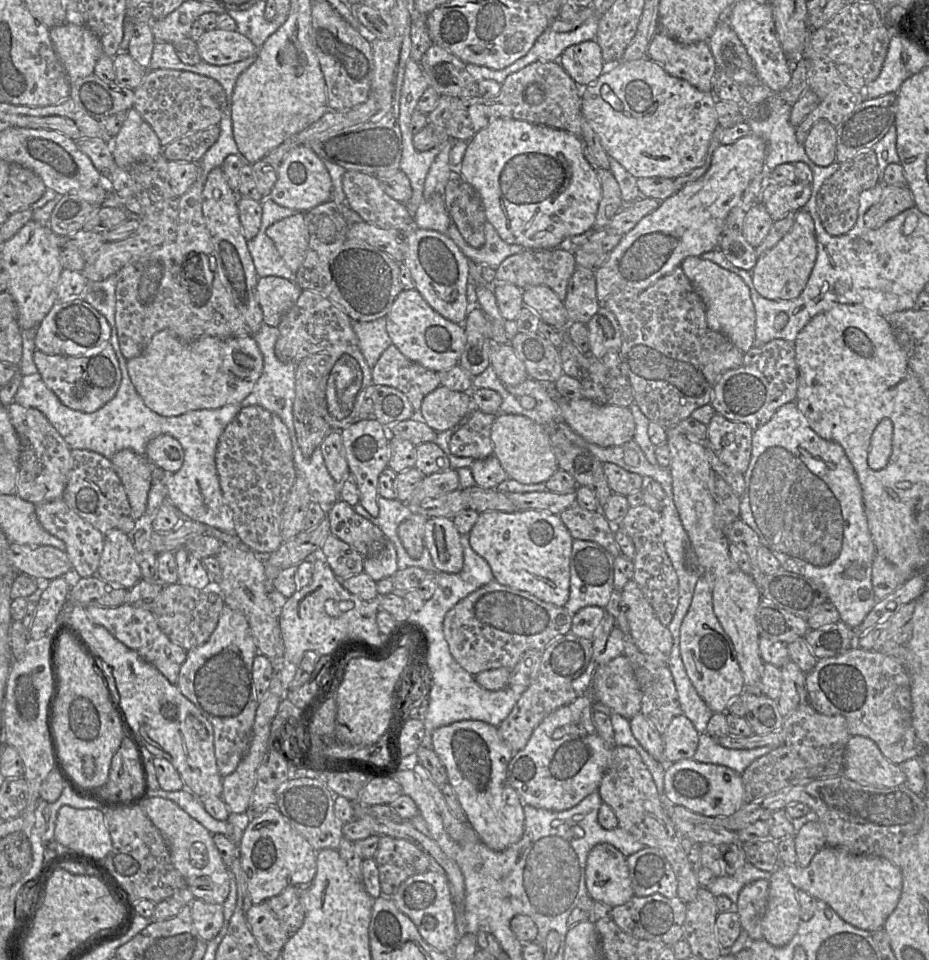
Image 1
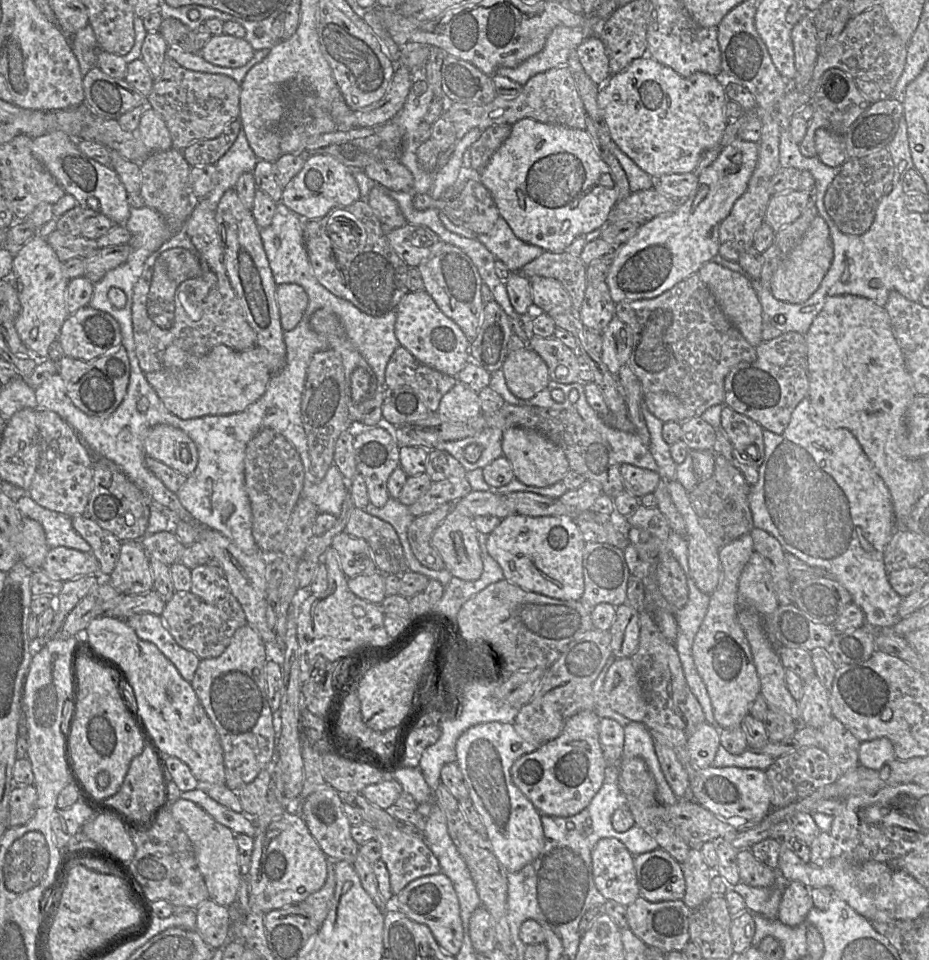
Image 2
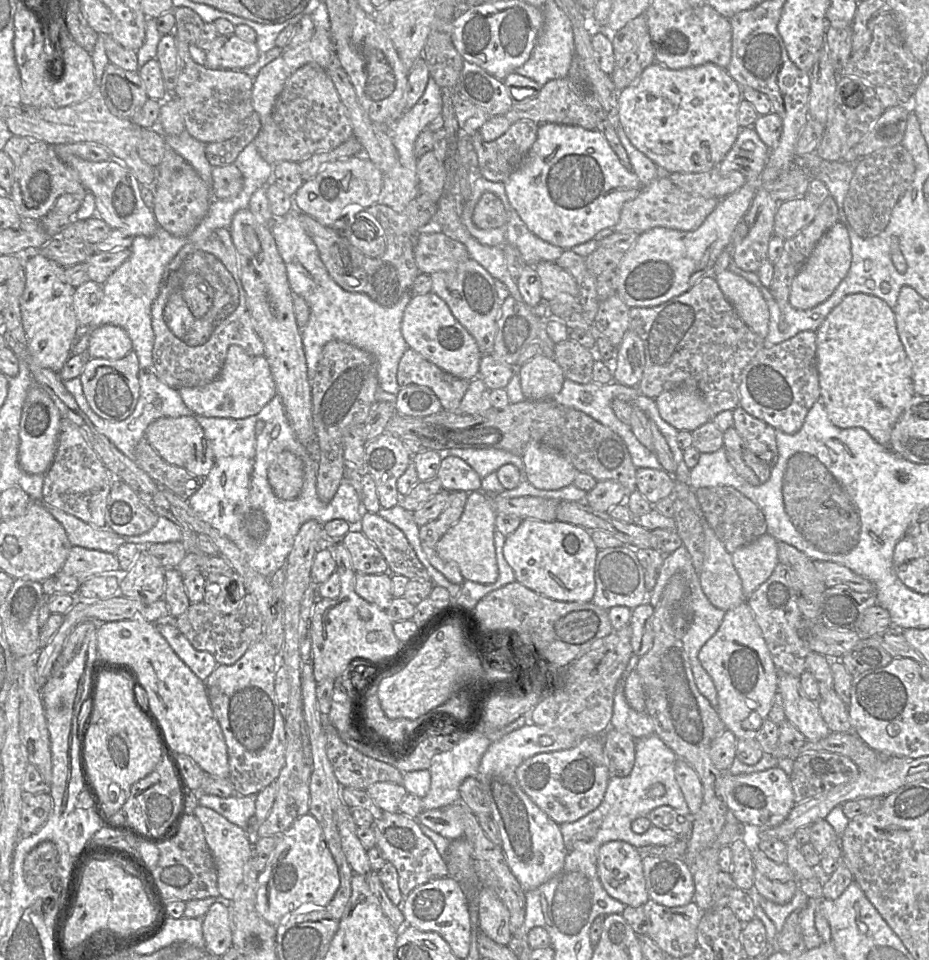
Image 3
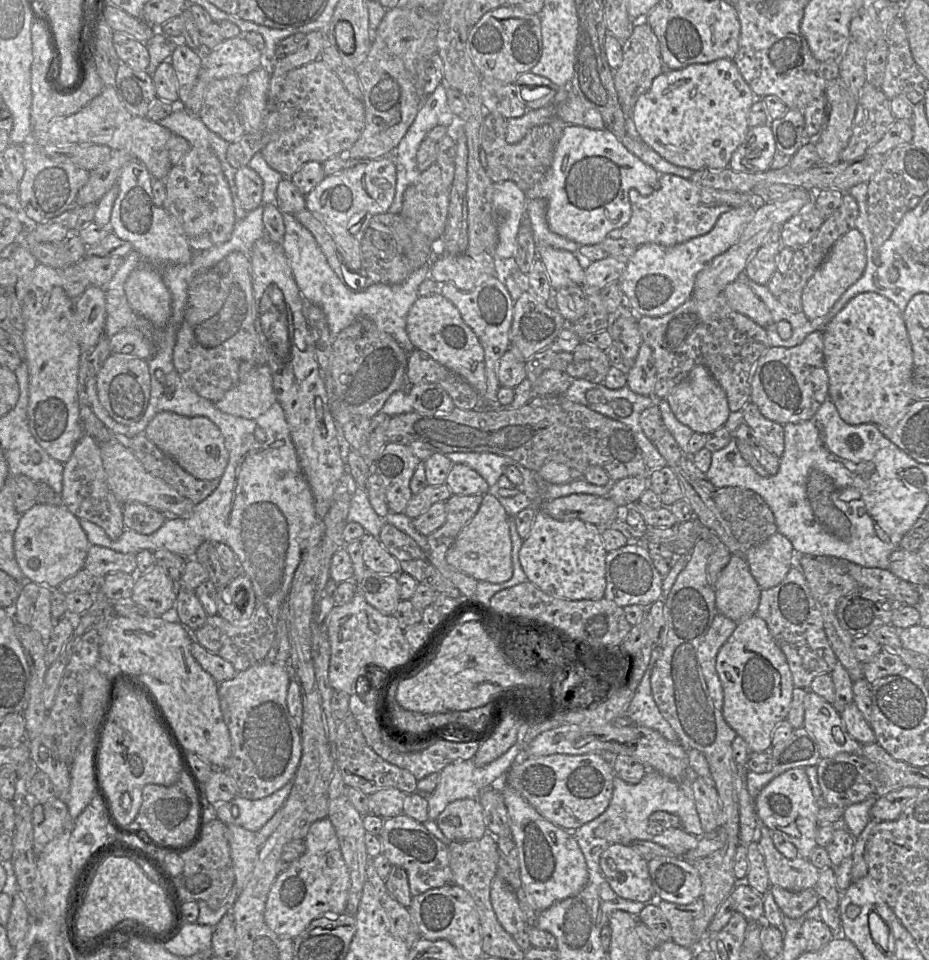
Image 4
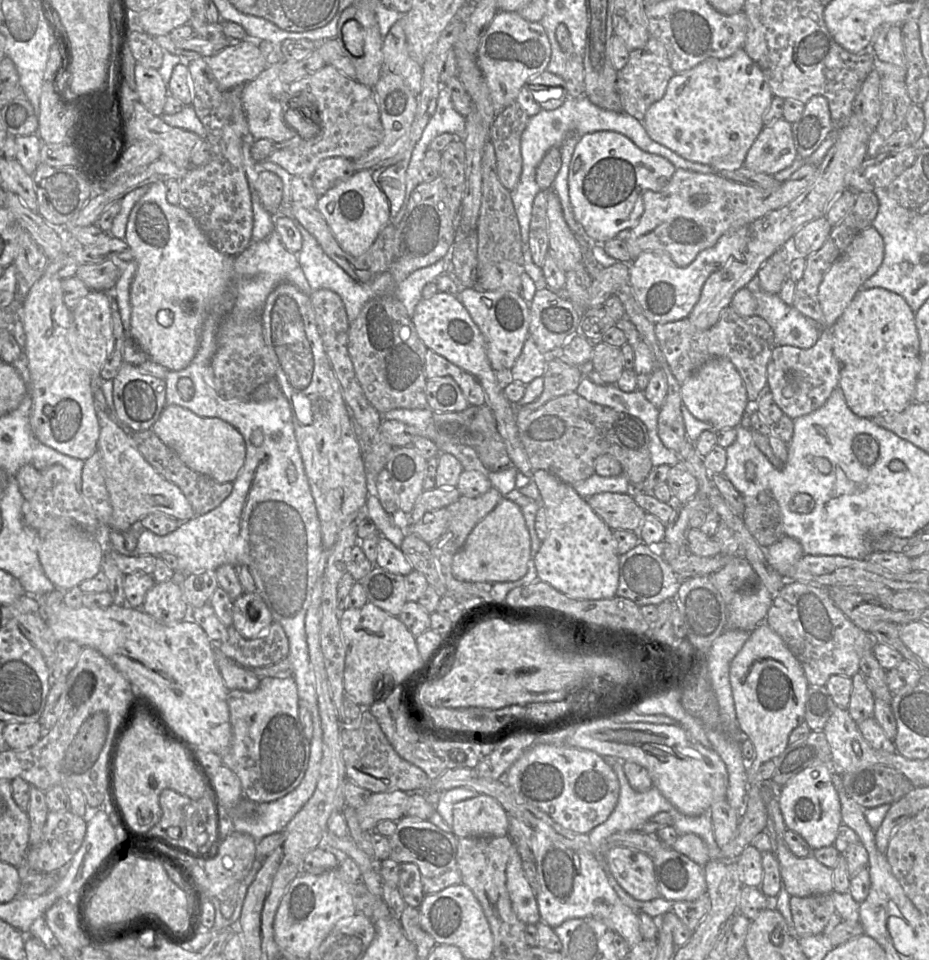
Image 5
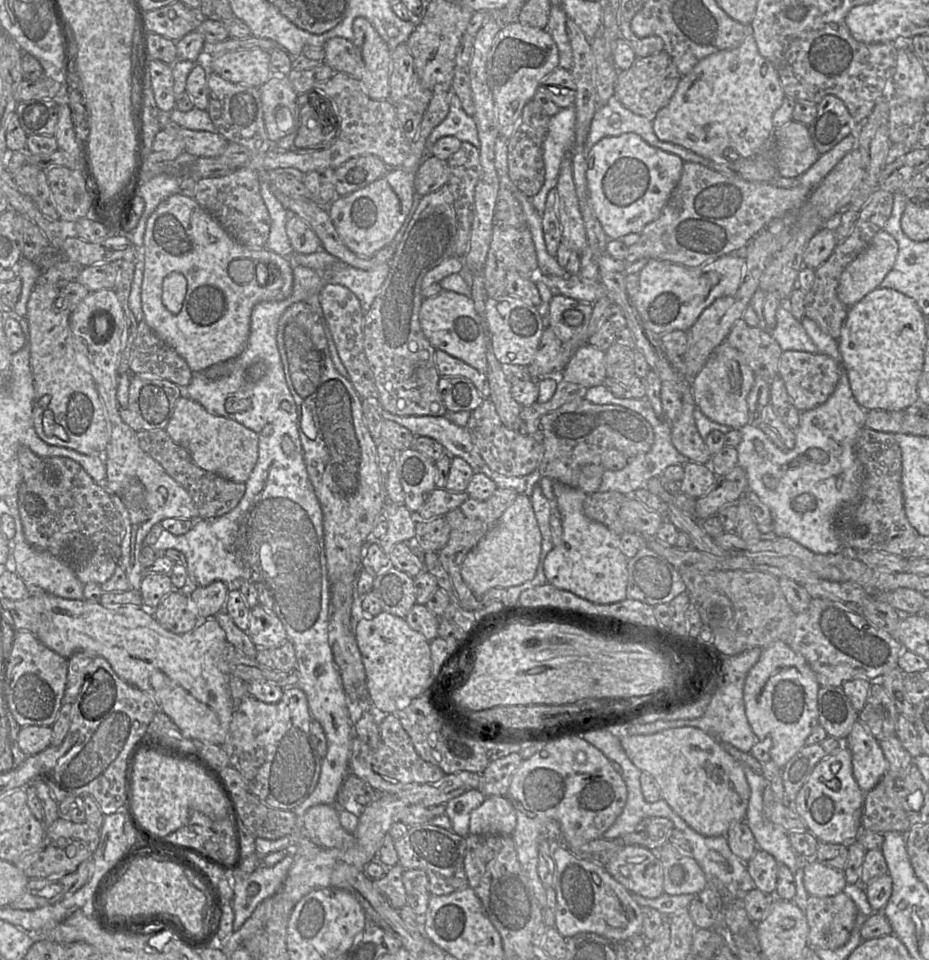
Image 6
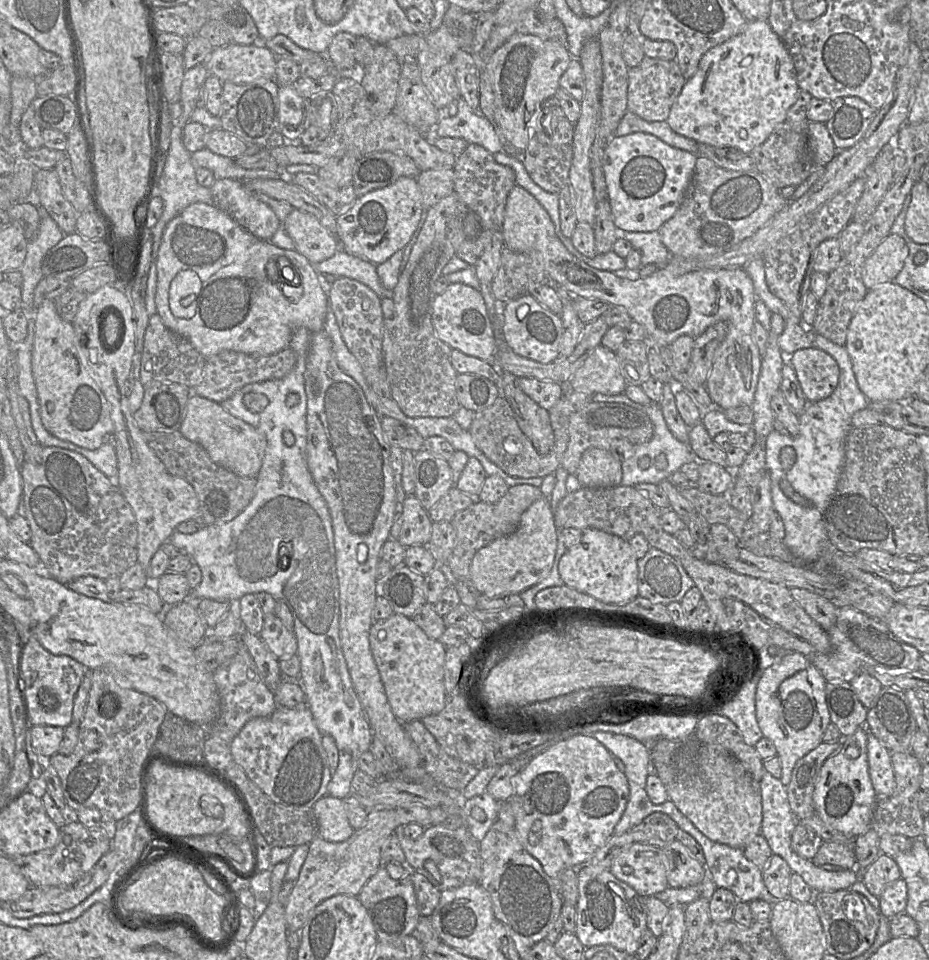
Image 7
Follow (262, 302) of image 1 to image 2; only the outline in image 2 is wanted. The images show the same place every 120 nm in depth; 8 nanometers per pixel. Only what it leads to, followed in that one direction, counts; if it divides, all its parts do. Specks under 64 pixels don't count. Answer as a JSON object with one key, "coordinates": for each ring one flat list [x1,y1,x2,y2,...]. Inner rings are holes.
{"coordinates":[[279,284,276,300,282,328,284,331,294,329,302,320,309,303,305,290,298,284]]}

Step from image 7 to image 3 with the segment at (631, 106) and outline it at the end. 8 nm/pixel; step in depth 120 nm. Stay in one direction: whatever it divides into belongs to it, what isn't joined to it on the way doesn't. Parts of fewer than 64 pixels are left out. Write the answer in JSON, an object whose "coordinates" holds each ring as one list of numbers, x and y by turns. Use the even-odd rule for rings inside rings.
{"coordinates":[[646,14,632,19,618,31,607,26,598,30,612,41,615,67,611,78,618,91,635,84,642,72,656,62]]}

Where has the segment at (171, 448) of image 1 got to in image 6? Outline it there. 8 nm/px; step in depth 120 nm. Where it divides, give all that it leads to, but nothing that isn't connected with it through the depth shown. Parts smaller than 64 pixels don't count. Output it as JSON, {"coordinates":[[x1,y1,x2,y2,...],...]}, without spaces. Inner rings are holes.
{"coordinates":[[180,397,165,428,202,469,237,483,245,483,258,459,259,436,235,420,210,414,200,403]]}

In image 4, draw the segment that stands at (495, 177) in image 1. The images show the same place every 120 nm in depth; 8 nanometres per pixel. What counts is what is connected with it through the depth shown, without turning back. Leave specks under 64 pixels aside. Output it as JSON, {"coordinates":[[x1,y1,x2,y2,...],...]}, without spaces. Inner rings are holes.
{"coordinates":[[567,124,564,126,561,136,556,142,553,159,551,165,545,175,536,182,529,190,526,191,528,200,544,199,547,203,546,219,548,226,552,232,566,239,574,241,580,246,588,244,600,244,607,236,607,234,617,228,625,226,631,218,631,204,629,200,630,189,637,190,642,196,650,195,659,187,658,173,654,168,645,164,640,158,631,153,611,131,607,129,591,129,585,126,578,126,573,124]]}

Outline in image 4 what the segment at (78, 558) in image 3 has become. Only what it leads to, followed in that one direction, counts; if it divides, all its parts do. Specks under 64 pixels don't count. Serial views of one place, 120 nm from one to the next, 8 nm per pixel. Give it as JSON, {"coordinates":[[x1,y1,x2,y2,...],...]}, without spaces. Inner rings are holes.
{"coordinates":[[91,545,83,569,101,580,110,573,136,574,137,560,135,554,122,554,106,547]]}

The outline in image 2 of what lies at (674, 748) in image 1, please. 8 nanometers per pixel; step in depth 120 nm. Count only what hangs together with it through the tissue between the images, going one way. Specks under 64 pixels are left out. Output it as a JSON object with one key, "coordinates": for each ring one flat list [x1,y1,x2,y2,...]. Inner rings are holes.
{"coordinates":[[703,723,695,729,687,741,687,751,694,764,703,769,712,767,720,745,720,727]]}

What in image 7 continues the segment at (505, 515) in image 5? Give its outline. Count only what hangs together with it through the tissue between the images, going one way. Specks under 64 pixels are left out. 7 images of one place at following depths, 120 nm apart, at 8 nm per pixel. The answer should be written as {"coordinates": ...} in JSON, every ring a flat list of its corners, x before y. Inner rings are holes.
{"coordinates":[[536,500,522,514,517,529,478,550,470,564,473,589,487,598,519,594,545,579,554,564,558,529,548,500]]}

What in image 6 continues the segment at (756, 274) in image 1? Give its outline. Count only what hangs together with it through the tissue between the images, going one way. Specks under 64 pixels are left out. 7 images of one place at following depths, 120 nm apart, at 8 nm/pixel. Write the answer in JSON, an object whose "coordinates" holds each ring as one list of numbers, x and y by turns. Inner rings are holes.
{"coordinates":[[879,231,863,250,843,271,837,288,837,296,848,307,853,306,869,292,877,289,893,268,898,254,898,243,893,236]]}

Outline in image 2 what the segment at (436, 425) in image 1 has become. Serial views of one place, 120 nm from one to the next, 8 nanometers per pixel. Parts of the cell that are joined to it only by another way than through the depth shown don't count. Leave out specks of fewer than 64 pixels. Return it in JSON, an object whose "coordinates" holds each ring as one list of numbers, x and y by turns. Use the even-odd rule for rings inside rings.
{"coordinates":[[458,382,442,397,437,412,452,423,472,421,482,414,479,394]]}

